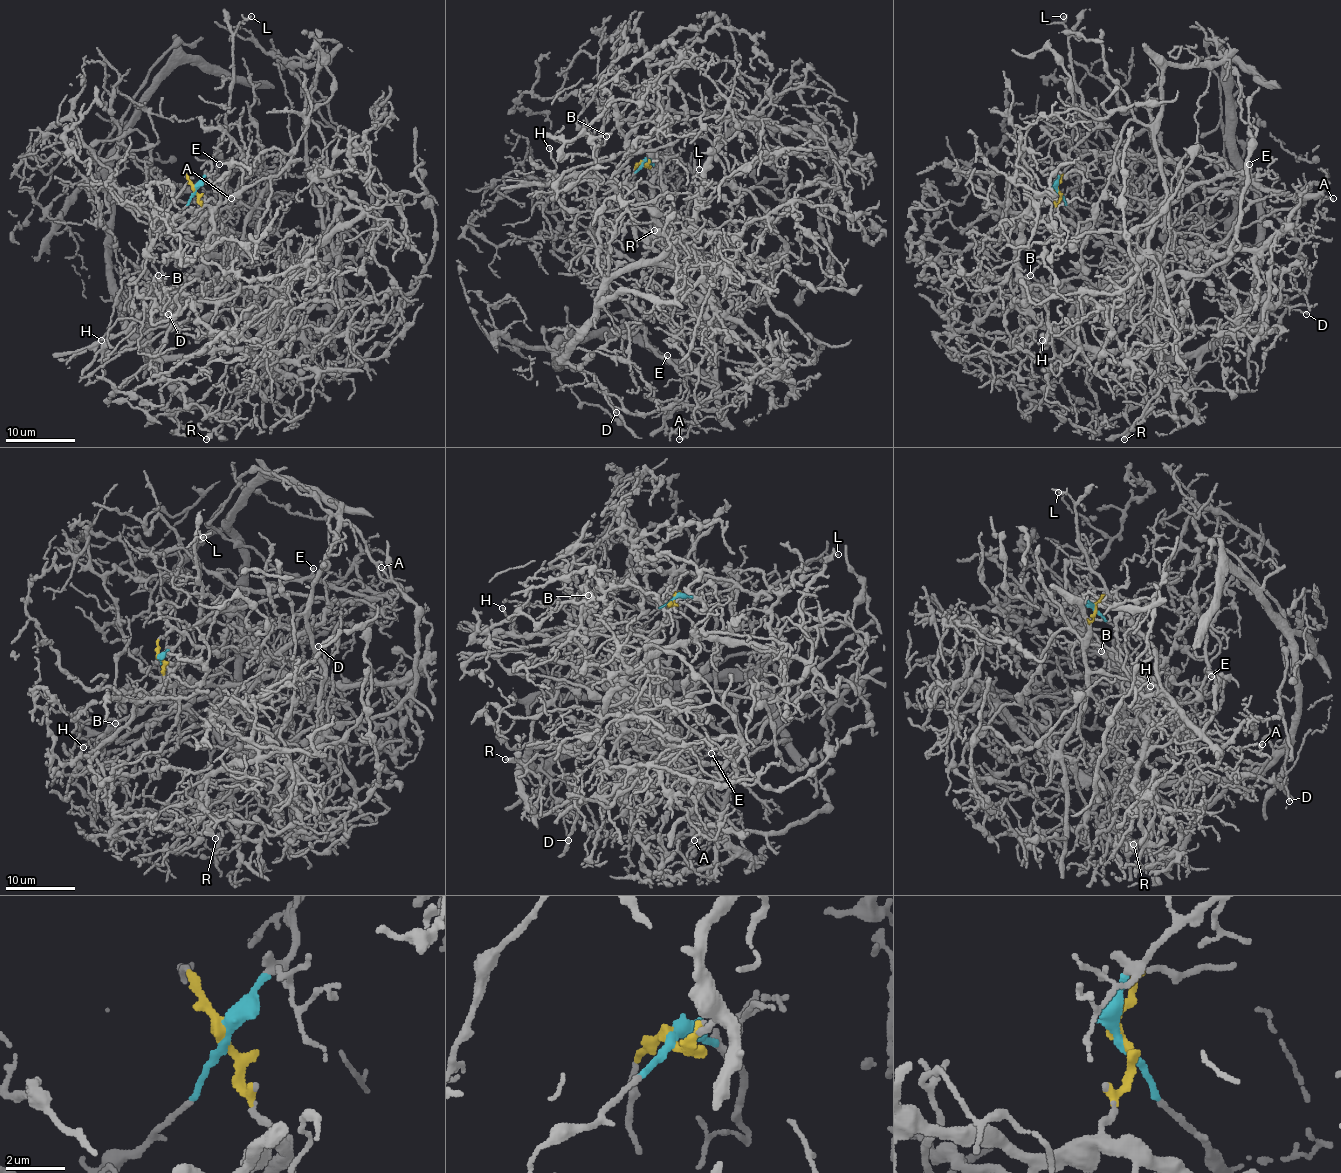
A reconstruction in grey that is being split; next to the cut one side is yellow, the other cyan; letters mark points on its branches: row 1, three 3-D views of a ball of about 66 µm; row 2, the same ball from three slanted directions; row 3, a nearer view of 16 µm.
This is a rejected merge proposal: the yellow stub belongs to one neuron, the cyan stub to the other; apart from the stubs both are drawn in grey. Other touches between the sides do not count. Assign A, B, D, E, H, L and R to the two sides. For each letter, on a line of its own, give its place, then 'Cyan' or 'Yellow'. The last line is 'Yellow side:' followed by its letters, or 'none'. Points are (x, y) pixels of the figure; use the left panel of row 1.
A: Place: (231, 198). Cyan
B: Place: (158, 275). Yellow
D: Place: (168, 314). Cyan
E: Place: (219, 164). Cyan
H: Place: (101, 340). Yellow
L: Place: (251, 16). Cyan
R: Place: (206, 439). Yellow
Yellow side: B, H, R

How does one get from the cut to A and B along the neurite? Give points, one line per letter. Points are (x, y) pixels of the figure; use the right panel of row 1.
A: (1057, 190), (1082, 159), (1118, 152), (1202, 155), (1298, 195), (1295, 229), (1314, 227), (1317, 204), (1333, 199)
B: (1057, 190), (1055, 213), (1111, 241), (1132, 274), (987, 311), (1019, 284), (1038, 288), (1029, 276)

